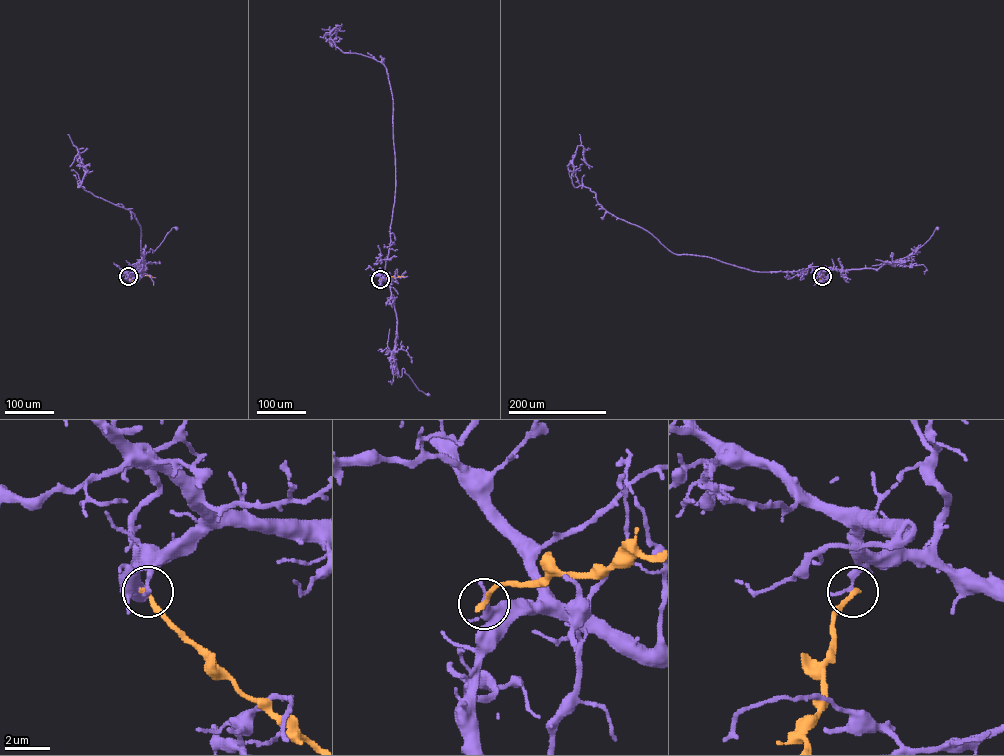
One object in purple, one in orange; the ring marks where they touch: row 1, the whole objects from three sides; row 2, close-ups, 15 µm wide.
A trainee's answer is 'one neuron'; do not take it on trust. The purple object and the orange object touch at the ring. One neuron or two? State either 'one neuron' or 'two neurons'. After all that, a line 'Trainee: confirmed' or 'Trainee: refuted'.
two neurons
Trainee: refuted

